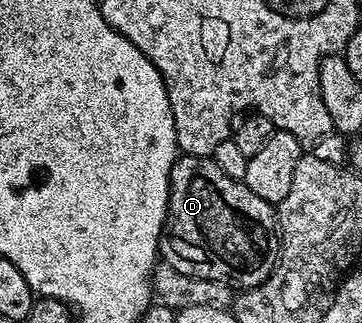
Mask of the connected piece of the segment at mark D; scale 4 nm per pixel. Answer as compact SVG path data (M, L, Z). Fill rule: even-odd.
M176 156L171 168L167 220L159 238L159 252L166 264L181 271L181 275L226 281L232 287L254 287L270 279L279 261L279 242L276 206L261 199L261 195L253 195L242 180L225 175L212 158Z

